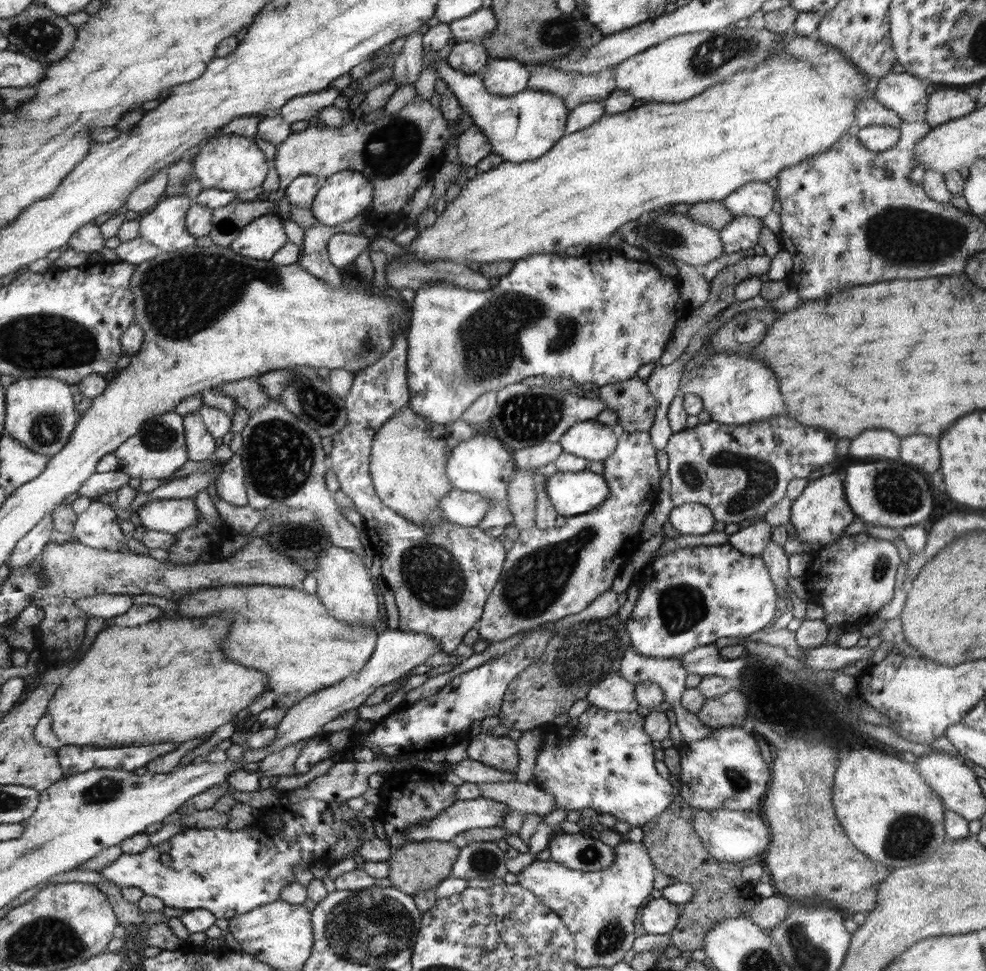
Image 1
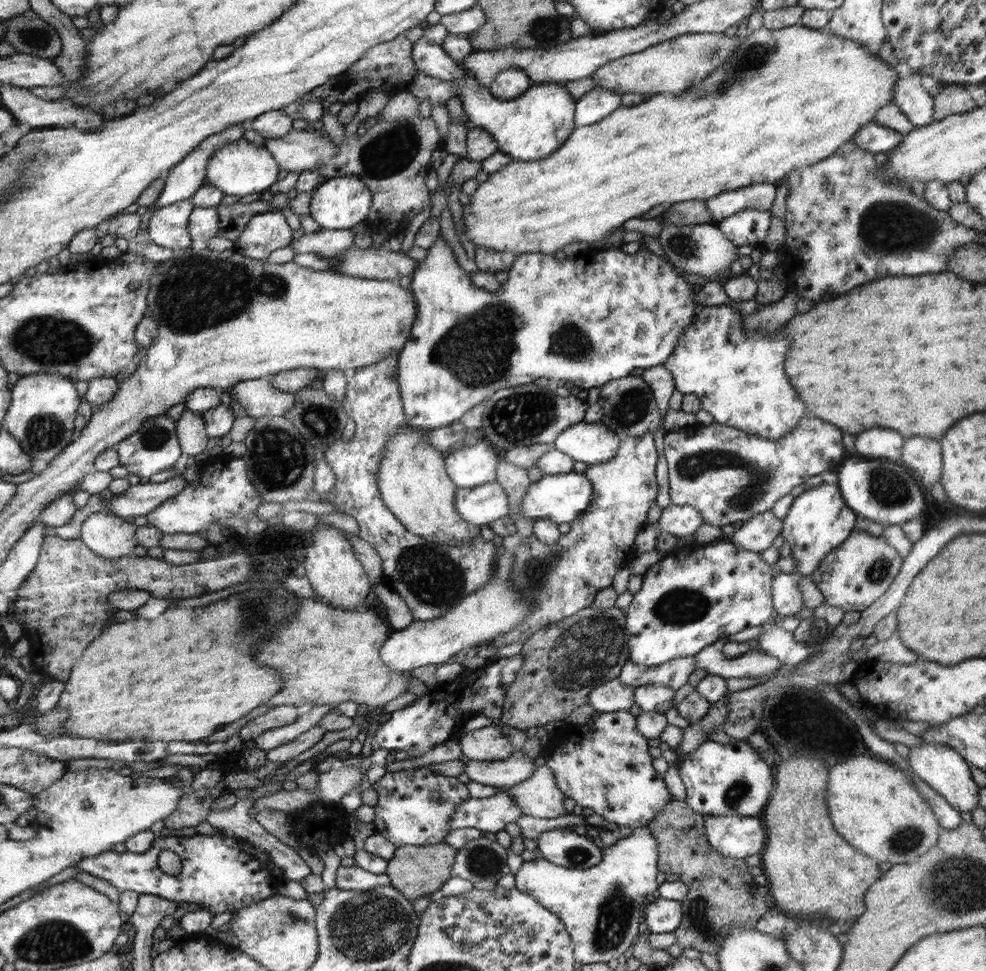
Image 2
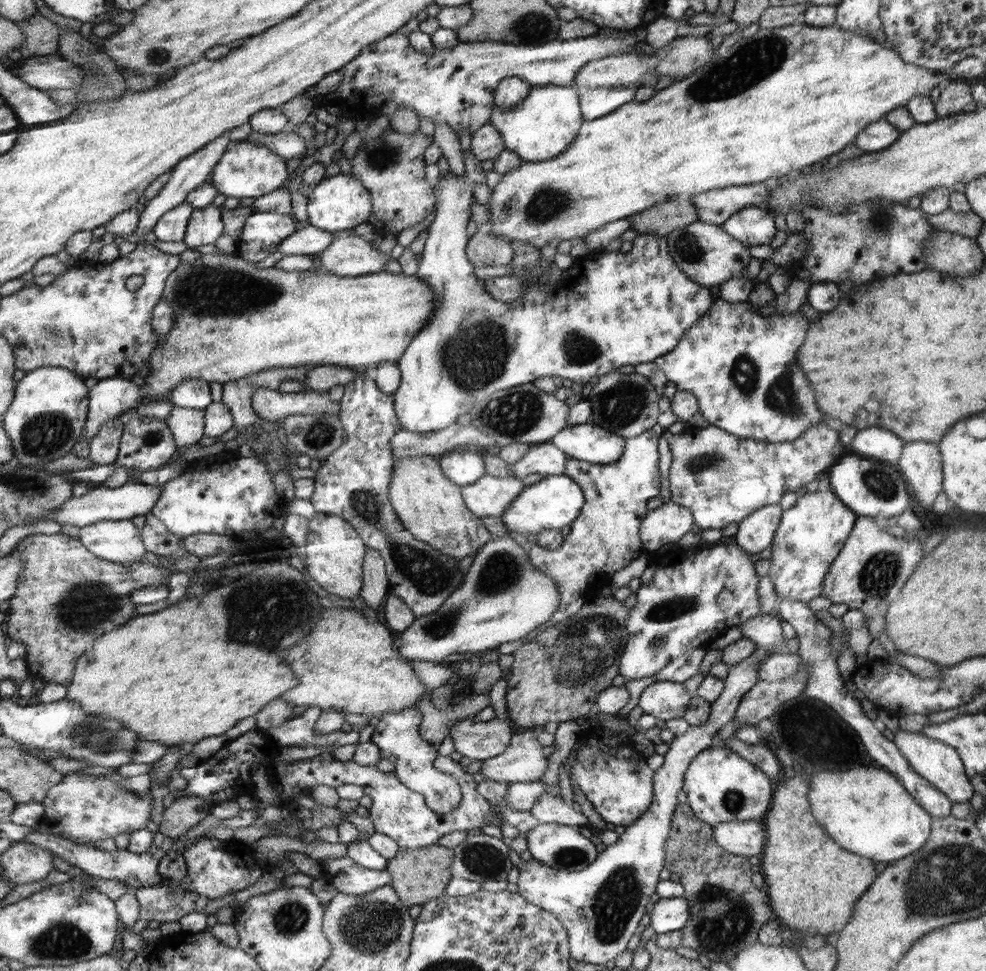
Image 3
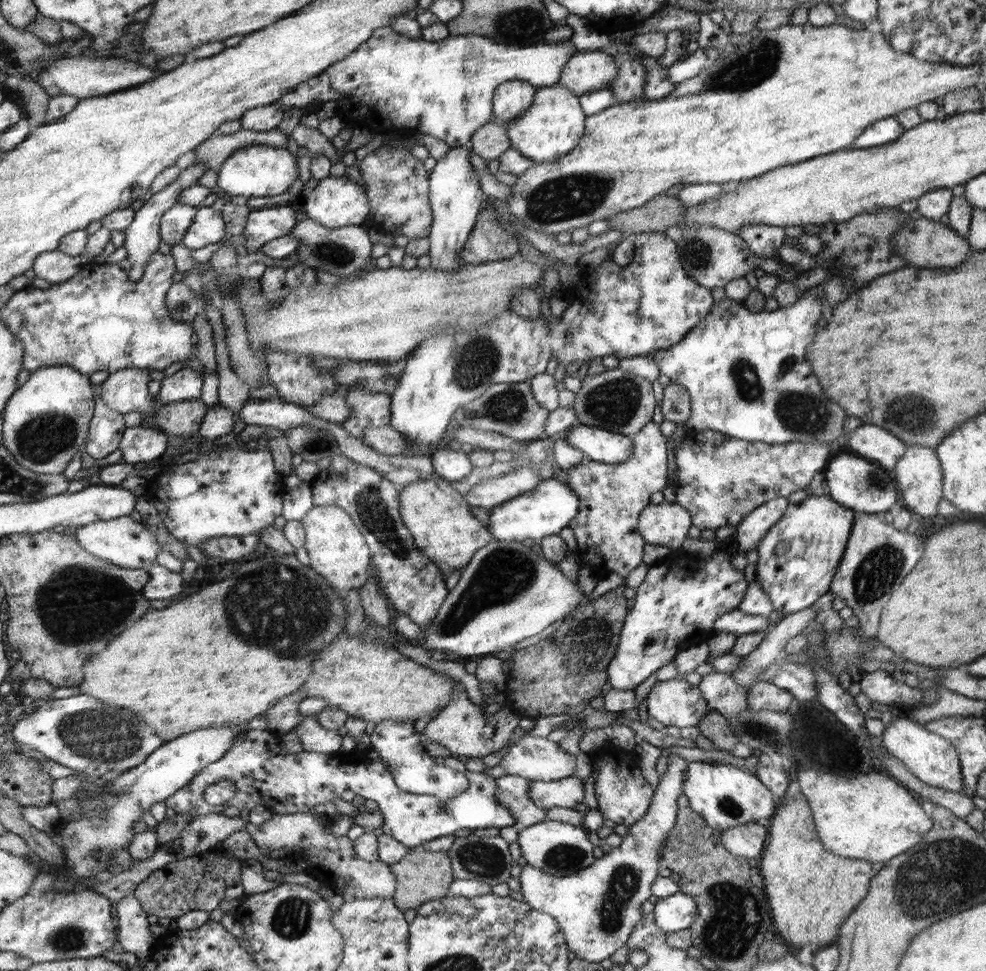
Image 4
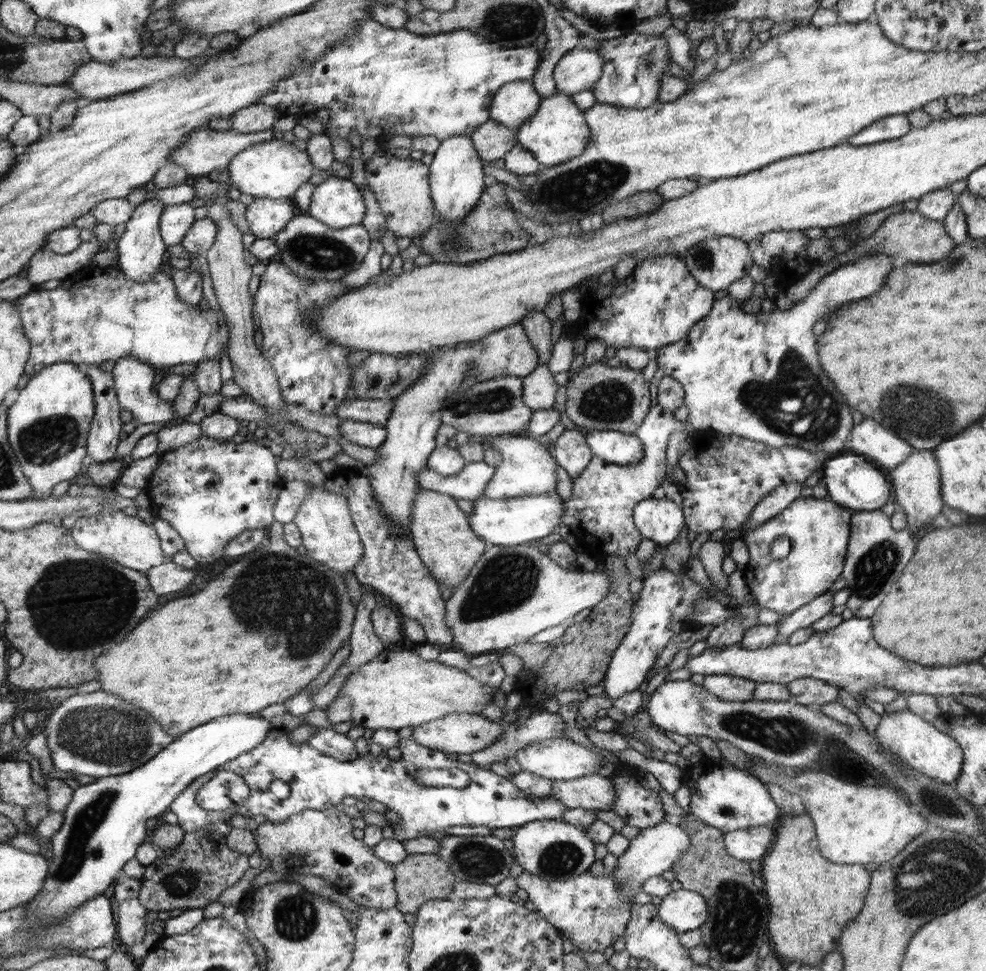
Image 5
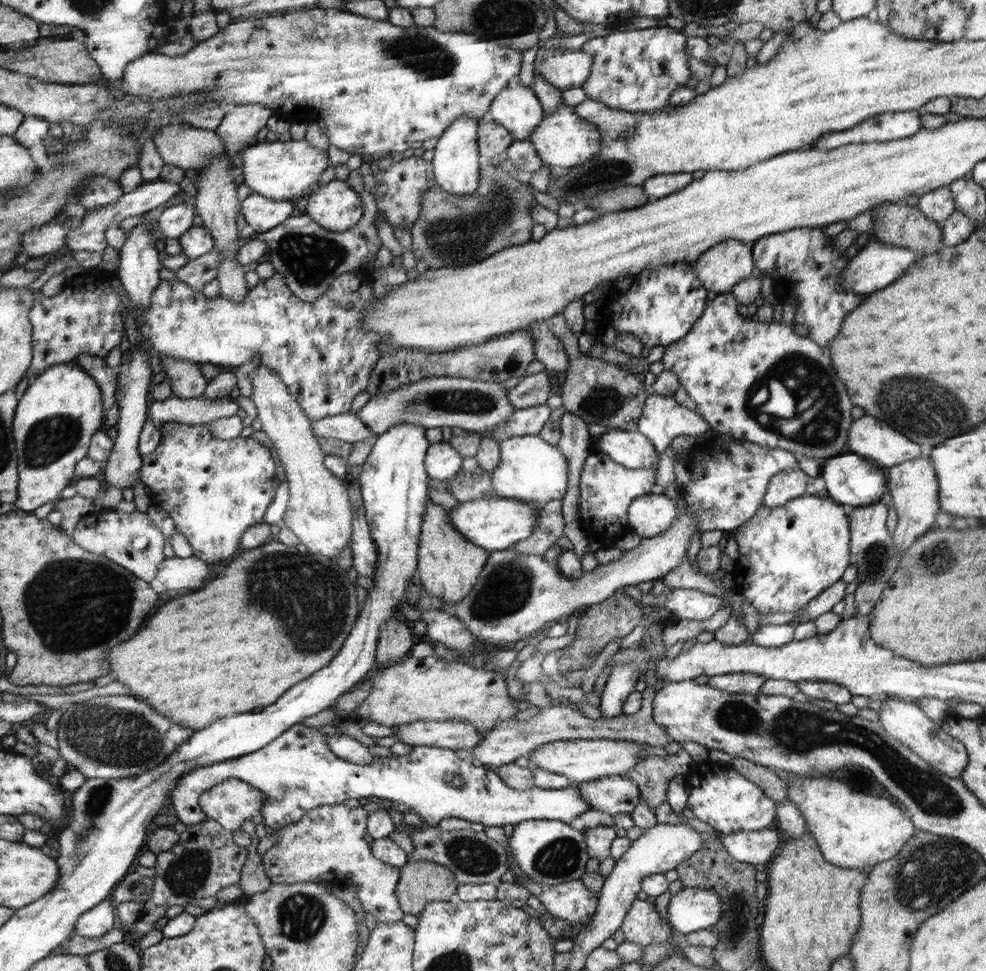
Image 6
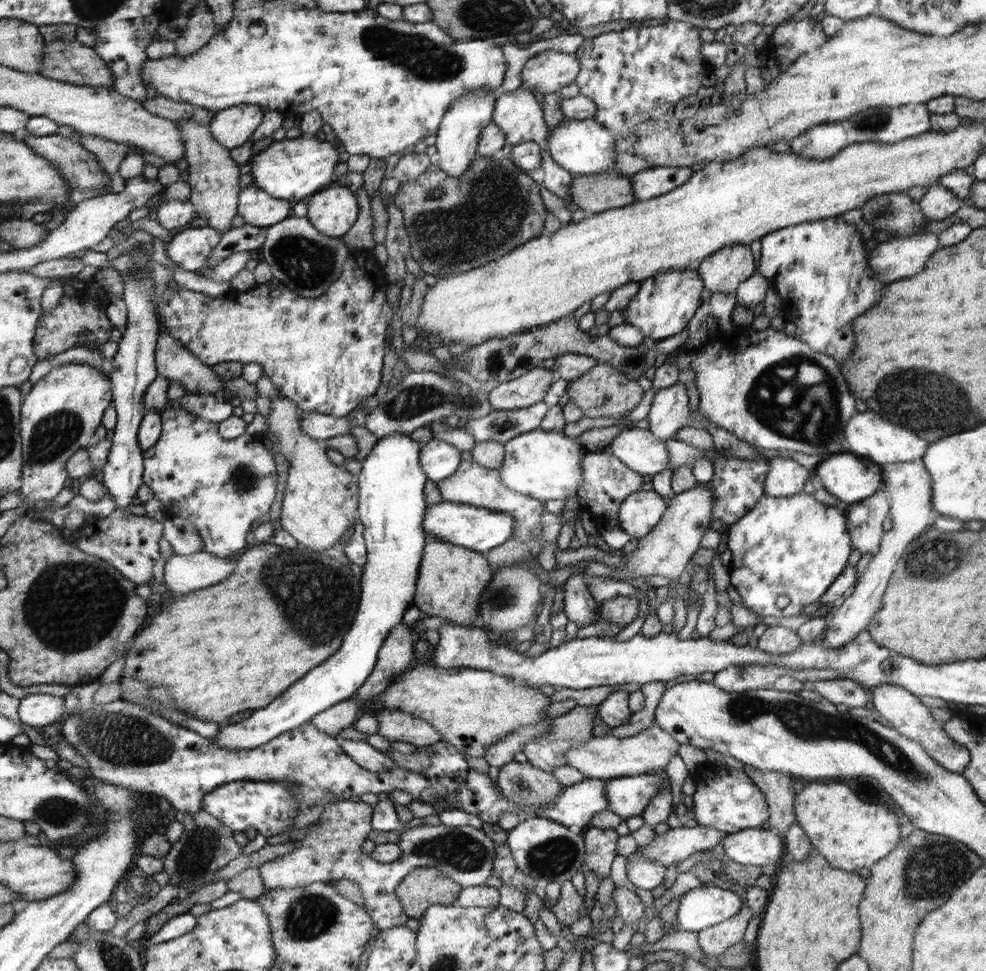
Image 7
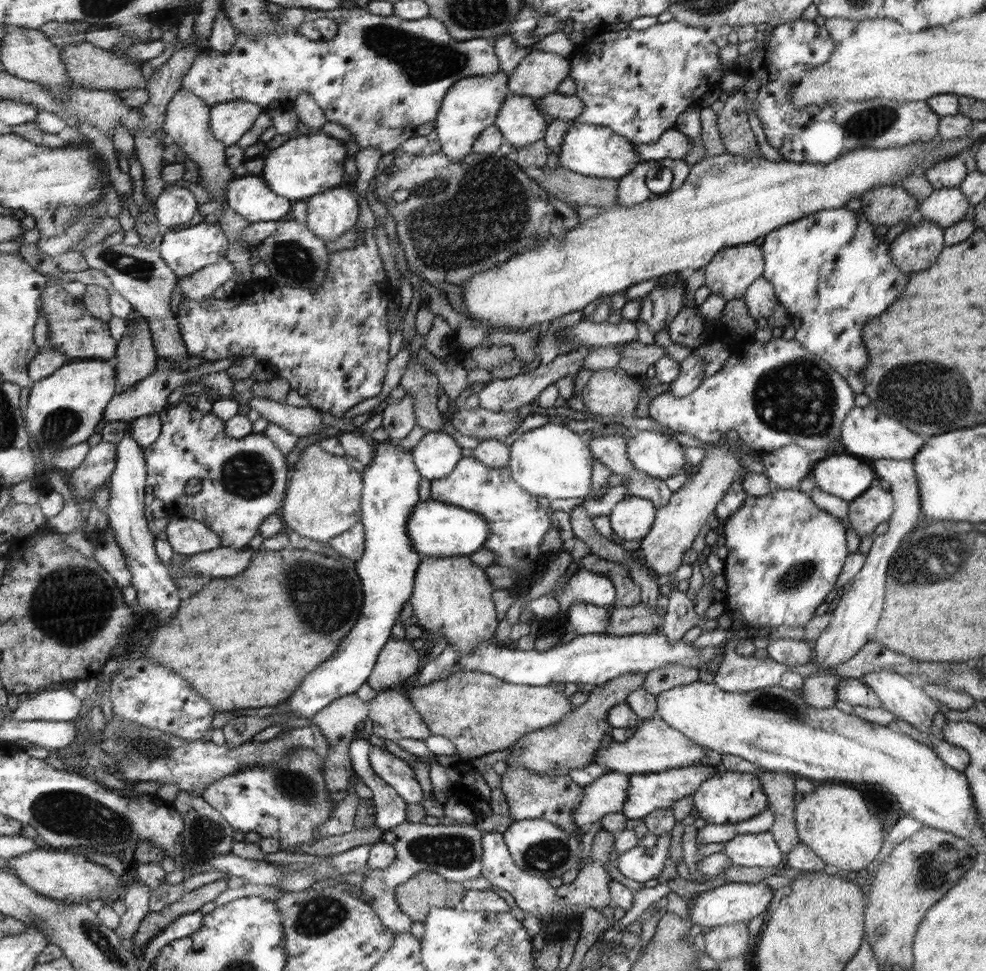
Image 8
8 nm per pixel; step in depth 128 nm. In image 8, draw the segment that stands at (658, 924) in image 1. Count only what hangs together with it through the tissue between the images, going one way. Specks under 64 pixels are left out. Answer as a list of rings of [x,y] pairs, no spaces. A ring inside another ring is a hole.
[[[746,882],[724,883],[694,896],[694,903],[690,906],[690,909],[688,908],[691,925],[708,928],[737,924],[737,922],[745,922],[746,924],[751,918],[766,916],[769,907],[777,900],[778,894],[763,882],[758,884]]]

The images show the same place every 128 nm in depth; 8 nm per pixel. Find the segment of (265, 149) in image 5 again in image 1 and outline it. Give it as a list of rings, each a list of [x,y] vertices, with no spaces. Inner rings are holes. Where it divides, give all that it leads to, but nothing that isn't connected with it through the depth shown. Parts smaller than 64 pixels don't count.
[[[220,132],[220,137],[210,138],[193,151],[191,169],[193,177],[204,189],[224,190],[236,194],[262,186],[268,162],[265,153],[253,137],[238,136]]]

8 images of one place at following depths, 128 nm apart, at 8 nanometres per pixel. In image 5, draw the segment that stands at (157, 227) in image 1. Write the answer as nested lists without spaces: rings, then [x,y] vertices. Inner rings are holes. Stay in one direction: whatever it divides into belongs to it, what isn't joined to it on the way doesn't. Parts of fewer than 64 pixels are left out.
[[[190,204],[165,206],[159,220],[159,230],[164,243],[167,246],[182,244],[196,222],[194,208]]]

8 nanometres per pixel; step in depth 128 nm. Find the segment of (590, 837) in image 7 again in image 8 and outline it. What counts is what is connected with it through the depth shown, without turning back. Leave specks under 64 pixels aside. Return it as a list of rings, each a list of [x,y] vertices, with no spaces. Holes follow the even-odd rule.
[[[601,829],[592,840],[592,847],[590,847],[590,853],[593,854],[592,859],[579,869],[579,873],[573,882],[554,888],[545,877],[534,876],[532,873],[526,872],[525,869],[518,867],[510,854],[509,845],[505,843],[503,833],[483,833],[480,876],[487,878],[492,886],[498,886],[498,888],[510,892],[524,914],[525,912],[532,912],[541,916],[546,914],[546,920],[548,921],[562,922],[562,918],[564,918],[564,922],[566,922],[576,912],[580,916],[584,910],[588,912],[596,909],[598,912],[602,912],[604,907],[611,906],[610,901],[612,900],[610,900],[608,884],[612,878],[603,863],[604,861],[610,862],[610,851],[614,846],[614,841],[615,833]],[[548,910],[552,911],[551,916],[547,915]]]

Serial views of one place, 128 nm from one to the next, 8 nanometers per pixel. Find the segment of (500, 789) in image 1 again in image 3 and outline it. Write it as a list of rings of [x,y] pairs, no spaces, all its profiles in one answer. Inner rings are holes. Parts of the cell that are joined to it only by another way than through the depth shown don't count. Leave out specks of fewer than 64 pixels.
[[[567,721],[562,724],[558,724],[558,730],[556,730],[555,745],[556,749],[554,753],[550,754],[551,766],[549,772],[547,772],[544,779],[540,779],[537,782],[539,784],[548,787],[552,784],[560,783],[560,764],[566,760],[571,750],[577,745],[578,732],[582,730],[580,722]],[[545,794],[544,799],[540,799],[530,812],[539,820],[540,823],[564,824],[566,826],[590,826],[586,816],[582,812],[572,809],[570,804],[566,804],[563,798]]]

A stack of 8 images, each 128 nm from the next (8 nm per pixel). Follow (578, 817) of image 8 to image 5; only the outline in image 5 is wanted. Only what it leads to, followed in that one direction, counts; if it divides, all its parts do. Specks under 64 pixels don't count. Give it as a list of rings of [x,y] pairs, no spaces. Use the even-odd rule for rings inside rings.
[[[102,690],[91,694],[77,693],[59,701],[49,716],[40,719],[33,734],[38,732],[46,734],[46,744],[55,768],[94,776],[97,780],[133,771],[176,739],[164,732],[144,710]],[[274,728],[272,731],[269,738],[266,738],[261,746],[240,755],[236,759],[232,759],[216,770],[216,772],[222,770],[235,772],[238,776],[241,776],[245,784],[250,788],[249,799],[242,803],[238,811],[234,811],[234,815],[240,814],[240,816],[254,817],[262,814],[268,821],[282,822],[306,809],[326,810],[335,805],[340,805],[346,797],[366,798],[382,802],[389,810],[394,810],[398,814],[398,822],[392,826],[395,834],[394,838],[404,842],[404,840],[426,836],[430,832],[444,832],[450,826],[488,826],[491,829],[515,829],[539,820],[562,820],[562,815],[567,809],[560,800],[556,800],[552,796],[534,799],[530,794],[526,794],[524,790],[518,789],[511,780],[498,776],[498,773],[492,772],[489,768],[478,768],[466,758],[452,760],[452,758],[446,757],[446,753],[441,750],[434,750],[426,745],[418,744],[412,736],[401,738],[398,746],[401,750],[399,760],[392,760],[385,753],[375,749],[366,755],[358,755],[358,758],[352,761],[342,762],[318,752],[316,748],[312,748],[307,742],[302,744],[292,742],[288,731],[280,728]],[[453,768],[462,769],[470,775],[471,782],[467,788],[434,787],[418,782],[421,770]],[[215,771],[202,775],[200,780],[194,780],[186,791],[173,800],[170,810],[178,817],[178,825],[185,832],[191,833],[206,827],[209,823],[218,822],[220,819],[229,819],[226,813],[216,810],[206,810],[197,803],[197,792],[200,791],[215,775]],[[274,780],[285,782],[290,787],[290,796],[286,800],[279,800],[269,790],[270,784]]]

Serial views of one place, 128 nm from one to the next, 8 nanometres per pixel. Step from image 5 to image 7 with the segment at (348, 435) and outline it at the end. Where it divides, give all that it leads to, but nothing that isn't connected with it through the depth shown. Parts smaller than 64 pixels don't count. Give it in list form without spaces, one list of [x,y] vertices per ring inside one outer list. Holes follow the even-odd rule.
[[[301,411],[301,427],[309,437],[325,441],[332,436],[352,434],[352,423],[348,417],[331,417],[320,412]]]

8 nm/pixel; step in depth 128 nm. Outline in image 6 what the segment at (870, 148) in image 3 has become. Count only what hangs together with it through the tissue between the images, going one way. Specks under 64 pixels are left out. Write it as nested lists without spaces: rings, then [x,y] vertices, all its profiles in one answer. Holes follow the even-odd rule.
[[[919,111],[882,112],[858,124],[858,128],[850,128],[848,132],[834,132],[832,136],[824,135],[810,148],[824,151],[844,147],[844,144],[881,143],[900,140],[916,135],[922,130]]]

